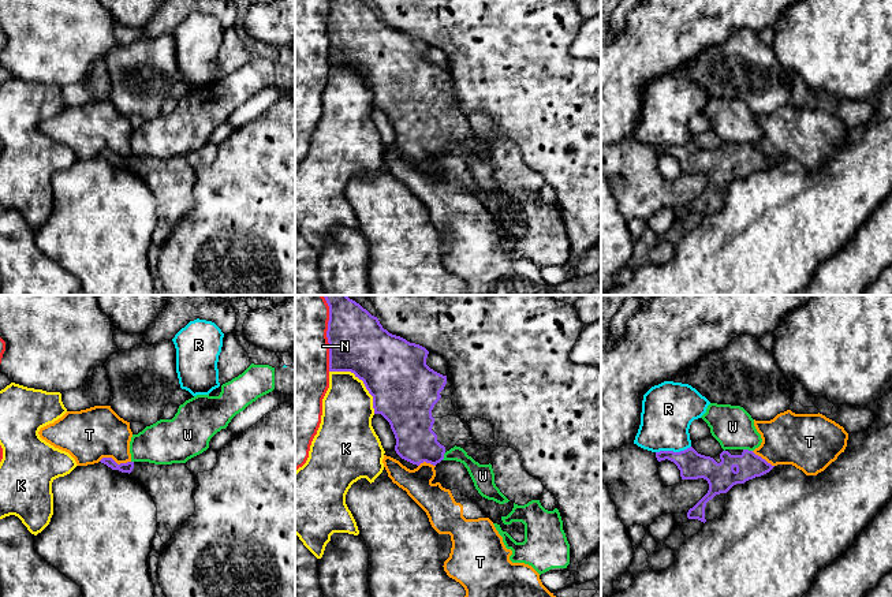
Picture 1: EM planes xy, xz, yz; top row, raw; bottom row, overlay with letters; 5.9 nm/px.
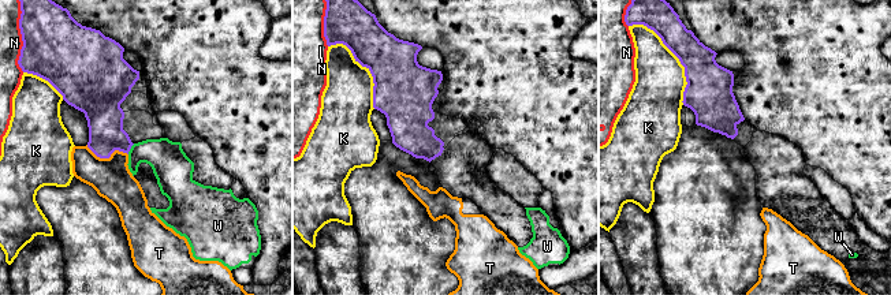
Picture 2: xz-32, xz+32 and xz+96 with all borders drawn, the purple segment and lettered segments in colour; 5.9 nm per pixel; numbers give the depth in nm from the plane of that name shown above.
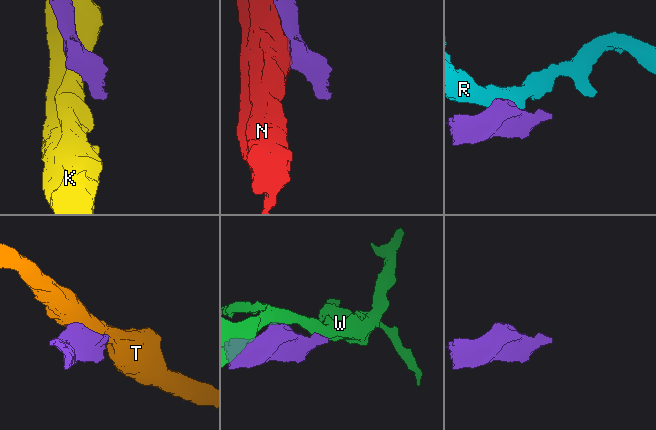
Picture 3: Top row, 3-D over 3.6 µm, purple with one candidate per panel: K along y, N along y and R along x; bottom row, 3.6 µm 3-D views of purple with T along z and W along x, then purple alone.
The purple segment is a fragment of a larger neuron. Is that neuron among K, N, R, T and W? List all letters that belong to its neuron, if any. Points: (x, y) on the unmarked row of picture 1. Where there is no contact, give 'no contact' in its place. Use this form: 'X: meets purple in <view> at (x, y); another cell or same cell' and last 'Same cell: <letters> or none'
K: meets purple in xz at (362, 74); another cell
N: meets purple in xz at (328, 33); another cell
R: meets purple in yz at (672, 145); another cell
T: meets purple in xy at (114, 155); another cell
W: meets purple in yz at (747, 144); another cell
Same cell: none

